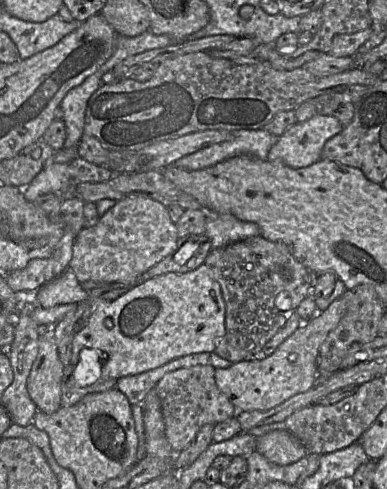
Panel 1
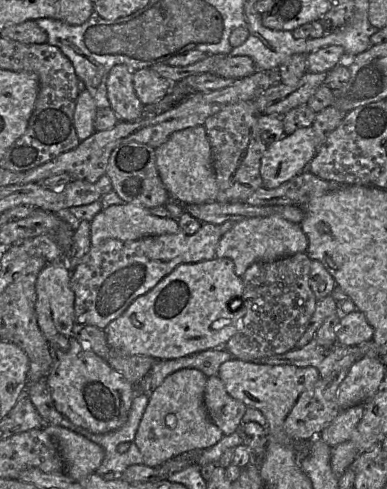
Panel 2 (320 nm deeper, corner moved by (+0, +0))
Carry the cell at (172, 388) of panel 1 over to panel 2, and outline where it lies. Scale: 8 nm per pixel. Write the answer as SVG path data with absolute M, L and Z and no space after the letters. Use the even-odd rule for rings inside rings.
M219 376L207 377L204 405L211 421L228 436L237 431L247 406L231 397Z

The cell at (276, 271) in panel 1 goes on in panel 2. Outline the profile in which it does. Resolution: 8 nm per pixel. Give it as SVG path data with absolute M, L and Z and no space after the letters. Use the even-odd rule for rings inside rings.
M297 252L272 261L258 261L248 267L241 277L246 313L238 321L236 333L224 346L232 357L254 362L295 348L317 302L309 283L311 261L307 252Z

